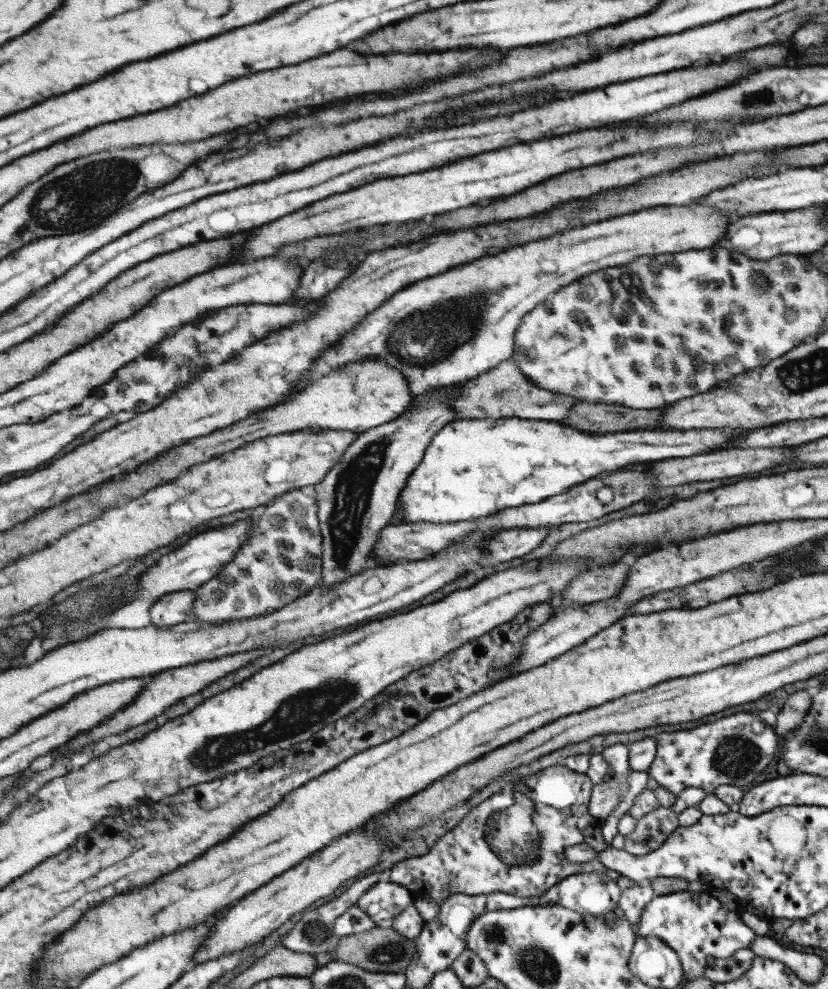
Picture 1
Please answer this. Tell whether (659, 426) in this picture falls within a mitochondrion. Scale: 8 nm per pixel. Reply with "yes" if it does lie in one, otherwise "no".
no

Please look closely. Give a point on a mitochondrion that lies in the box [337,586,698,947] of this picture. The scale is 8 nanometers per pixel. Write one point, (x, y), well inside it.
(513, 831)

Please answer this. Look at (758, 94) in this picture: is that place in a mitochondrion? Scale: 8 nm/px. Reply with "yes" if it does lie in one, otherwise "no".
yes

